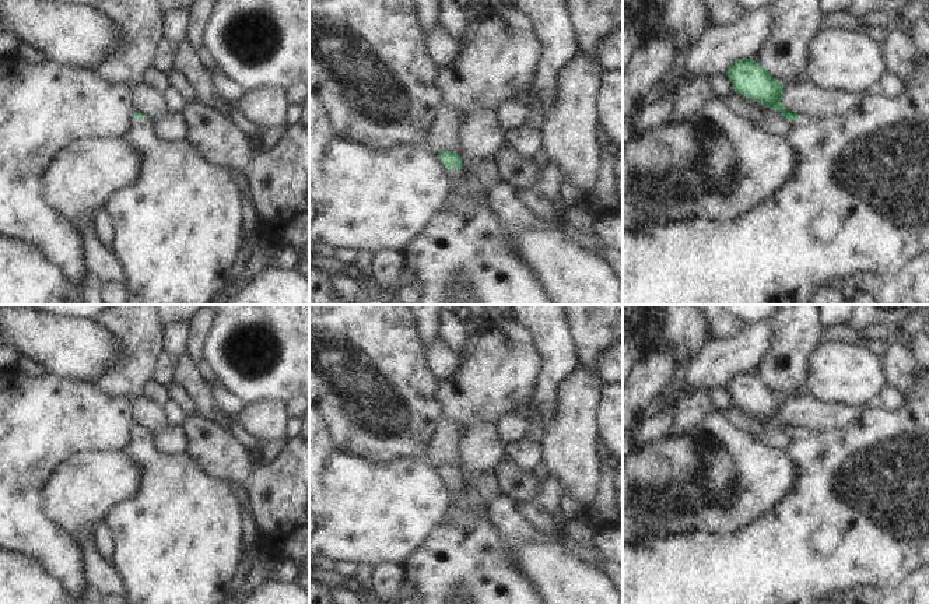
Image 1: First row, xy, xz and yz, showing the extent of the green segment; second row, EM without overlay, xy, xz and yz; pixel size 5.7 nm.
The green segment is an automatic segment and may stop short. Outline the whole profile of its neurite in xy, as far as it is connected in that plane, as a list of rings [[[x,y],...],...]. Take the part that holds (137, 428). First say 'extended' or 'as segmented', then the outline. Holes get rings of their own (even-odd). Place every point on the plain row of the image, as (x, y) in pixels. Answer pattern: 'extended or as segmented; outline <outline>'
extended; outline [[[139,424],[125,453],[144,471],[140,492],[118,505],[108,516],[116,540],[115,565],[127,589],[130,604],[221,604],[231,593],[231,580],[239,561],[239,501],[224,481],[210,478],[186,453],[161,454],[154,447],[154,435]]]

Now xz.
extended; outline [[[442,464],[438,467],[438,470],[445,481],[451,485],[452,496],[456,499],[462,492],[462,471],[458,468],[458,466],[451,464]]]

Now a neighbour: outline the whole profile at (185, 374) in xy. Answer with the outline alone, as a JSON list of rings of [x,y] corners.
[[[186,351],[176,357],[172,382],[179,384],[190,398],[194,405],[194,417],[210,422],[214,421],[217,405],[211,396],[211,387],[197,373],[197,366]]]

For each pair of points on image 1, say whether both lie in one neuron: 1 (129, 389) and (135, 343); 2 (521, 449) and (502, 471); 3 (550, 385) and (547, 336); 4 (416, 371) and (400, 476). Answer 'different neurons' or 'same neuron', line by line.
1: same neuron
2: different neurons
3: same neuron
4: different neurons

